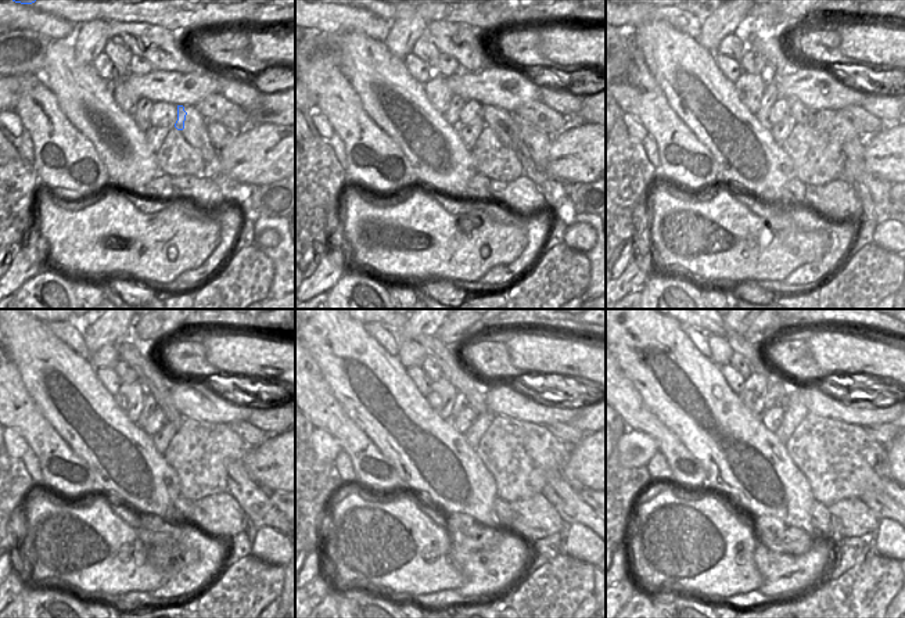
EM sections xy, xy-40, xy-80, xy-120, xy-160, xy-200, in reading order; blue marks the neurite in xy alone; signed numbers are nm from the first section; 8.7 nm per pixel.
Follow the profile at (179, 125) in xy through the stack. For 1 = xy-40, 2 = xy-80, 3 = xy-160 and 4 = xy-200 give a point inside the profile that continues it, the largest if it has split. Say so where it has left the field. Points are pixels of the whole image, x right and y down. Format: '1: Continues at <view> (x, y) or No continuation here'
1: Continues at xy-40 (489, 114)
2: Continues at xy-80 (798, 111)
3: Continues at xy-160 (462, 380)
4: Continues at xy-200 (754, 355)

